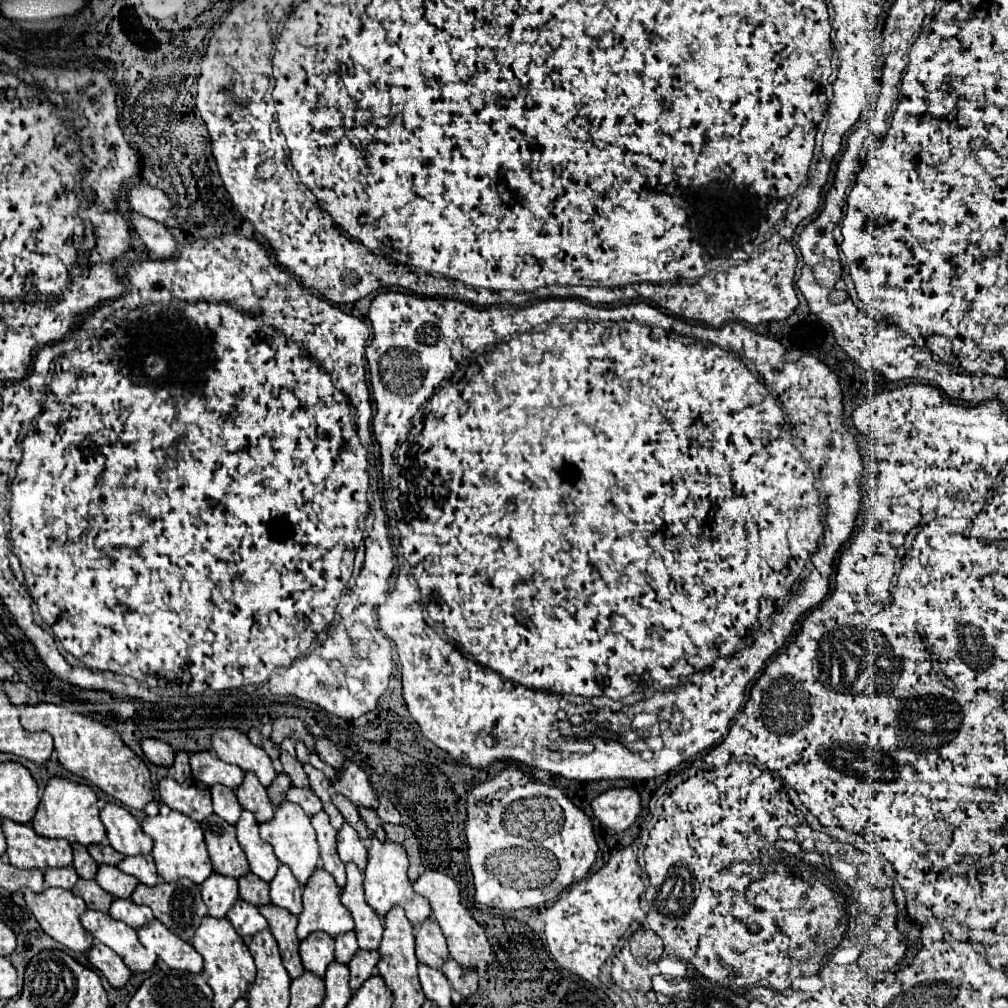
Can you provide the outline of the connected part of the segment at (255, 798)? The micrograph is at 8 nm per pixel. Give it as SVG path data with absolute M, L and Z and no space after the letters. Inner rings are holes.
M245 772L245 778L243 778L243 782L235 794L237 794L241 808L253 812L257 822L267 822L273 818L273 806L267 798L265 786L261 786L261 782L257 782L255 774Z

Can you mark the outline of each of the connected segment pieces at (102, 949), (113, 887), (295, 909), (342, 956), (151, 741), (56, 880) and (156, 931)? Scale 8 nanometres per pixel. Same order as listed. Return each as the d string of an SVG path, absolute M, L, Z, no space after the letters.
M95 942L93 950L89 950L87 956L89 956L89 962L109 980L111 986L121 988L127 984L131 972L121 962L121 958L117 958L117 954L113 954L113 950L109 950L107 946L101 946L101 942Z
M99 866L95 880L113 898L129 898L137 886L137 878L133 878L131 874L123 874L117 866Z
M281 864L271 882L271 902L297 916L301 912L301 888L303 886L297 882L297 878L293 878L291 870Z
M345 932L345 934L339 934L335 938L335 960L337 962L349 962L353 958L353 954L359 950L357 946L357 936L351 932Z
M143 738L141 740L141 750L143 750L143 754L149 762L153 762L157 766L165 766L165 768L173 766L175 750L167 742L155 740L155 738Z
M65 866L65 868L53 868L53 870L45 870L45 886L59 886L65 890L71 890L77 882L77 872L73 870L73 866Z
M159 920L149 922L149 926L141 926L137 930L141 944L145 950L157 956L157 960L163 960L169 968L175 970L189 970L189 972L201 972L203 970L203 958L201 954L185 940L169 932Z

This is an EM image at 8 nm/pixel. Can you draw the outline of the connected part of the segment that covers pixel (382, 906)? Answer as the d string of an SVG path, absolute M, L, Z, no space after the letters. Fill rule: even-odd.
M369 836L369 848L367 848L369 856L367 856L367 868L365 868L365 900L369 902L369 906L385 916L387 910L391 910L391 906L399 904L407 918L411 920L411 924L421 924L425 918L431 916L431 906L425 898L417 896L415 890L411 888L411 880L407 878L407 856L405 856L405 848L399 842L381 842L373 836Z

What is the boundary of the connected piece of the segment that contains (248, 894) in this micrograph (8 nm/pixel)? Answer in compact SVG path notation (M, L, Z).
M243 874L239 878L239 898L253 906L263 906L269 902L269 884L261 882L255 874Z

